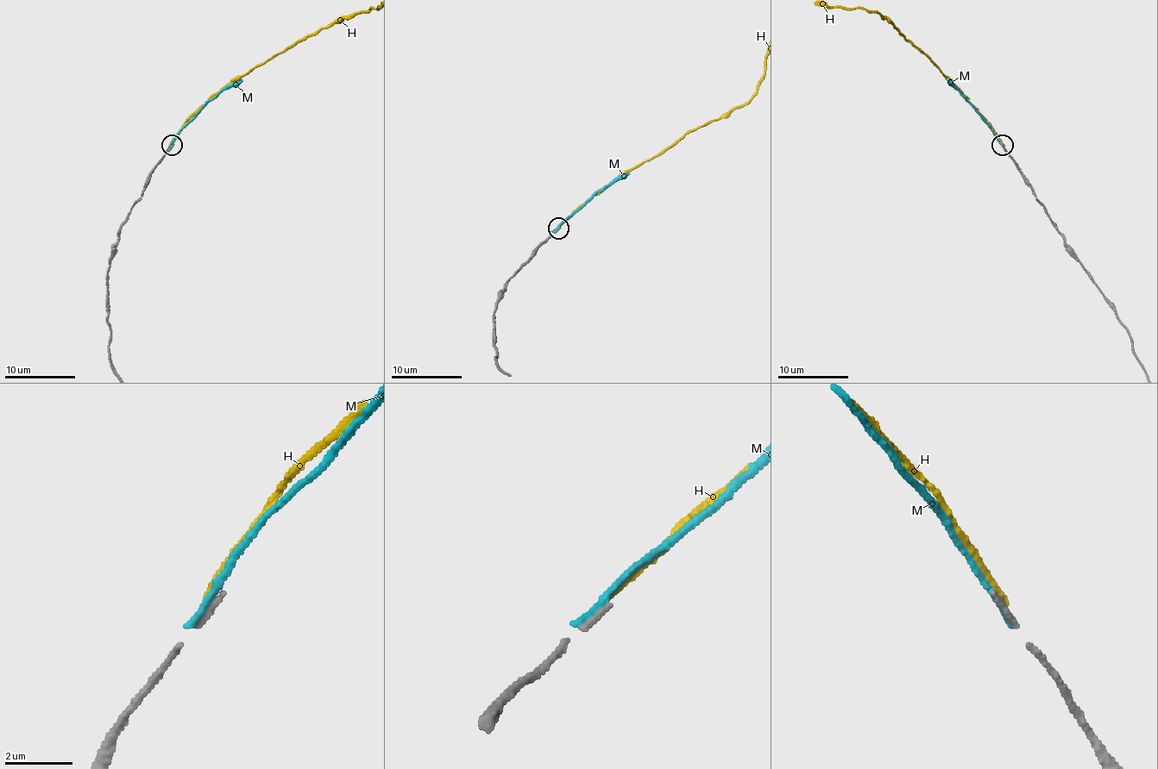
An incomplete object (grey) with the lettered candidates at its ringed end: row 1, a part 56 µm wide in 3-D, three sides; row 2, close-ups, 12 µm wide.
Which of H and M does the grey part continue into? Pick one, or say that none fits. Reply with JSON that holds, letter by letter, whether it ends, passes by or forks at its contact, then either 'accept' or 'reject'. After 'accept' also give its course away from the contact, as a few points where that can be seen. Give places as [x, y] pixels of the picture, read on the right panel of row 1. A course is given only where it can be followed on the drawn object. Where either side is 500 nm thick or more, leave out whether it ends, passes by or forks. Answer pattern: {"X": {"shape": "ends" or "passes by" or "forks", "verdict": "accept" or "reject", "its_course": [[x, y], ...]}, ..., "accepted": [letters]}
{"H": {"shape": "ends", "verdict": "reject"}, "M": {"shape": "ends", "verdict": "reject"}, "accepted": []}

